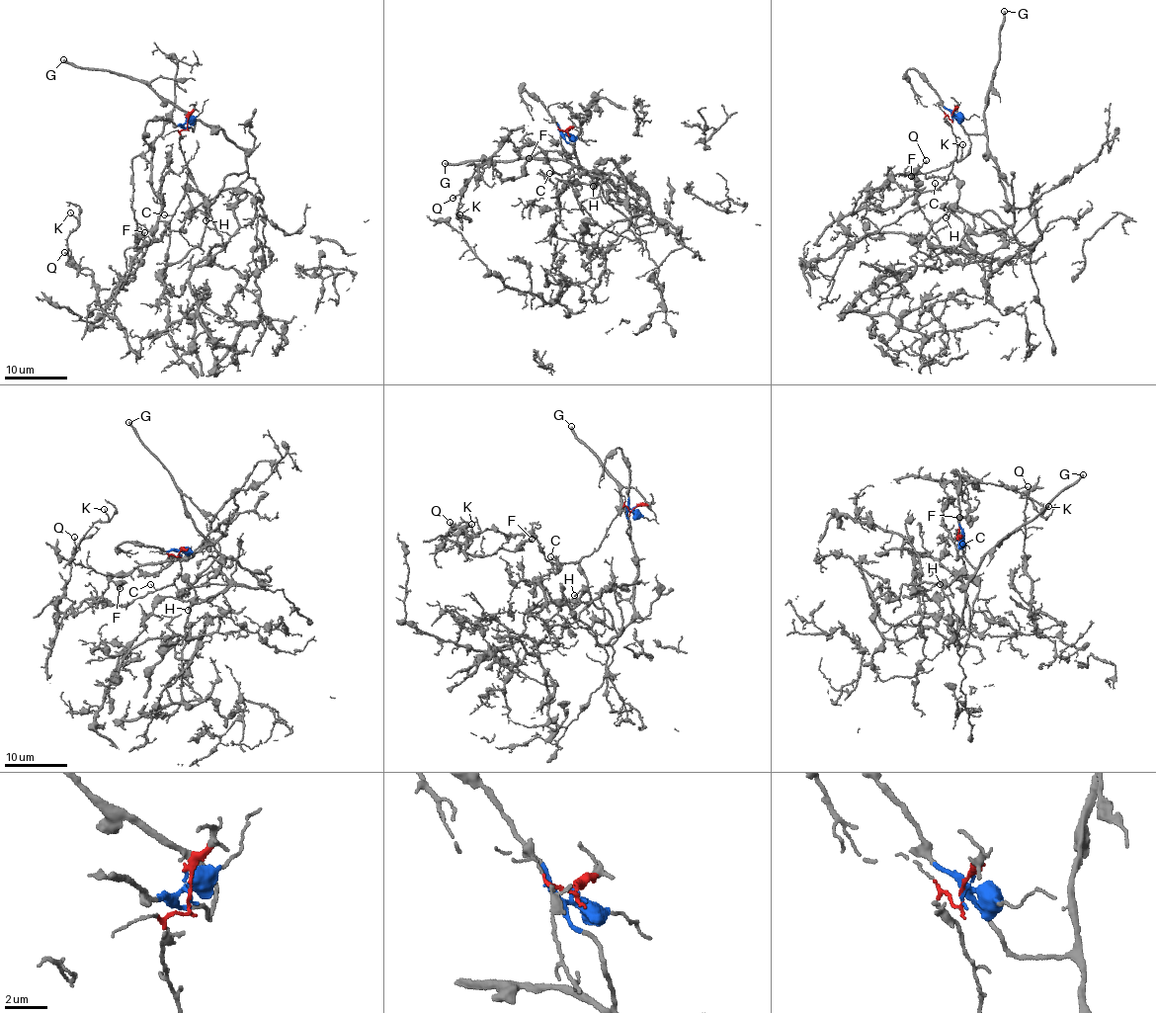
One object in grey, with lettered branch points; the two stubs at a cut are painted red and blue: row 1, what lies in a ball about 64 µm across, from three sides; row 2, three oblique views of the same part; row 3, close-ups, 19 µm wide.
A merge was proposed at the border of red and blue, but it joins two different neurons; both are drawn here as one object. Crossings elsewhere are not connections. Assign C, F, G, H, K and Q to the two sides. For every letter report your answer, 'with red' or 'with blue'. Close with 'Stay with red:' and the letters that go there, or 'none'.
C: with red
F: with red
G: with blue
H: with blue
K: with red
Q: with red
Stay with red: C, F, K, Q

